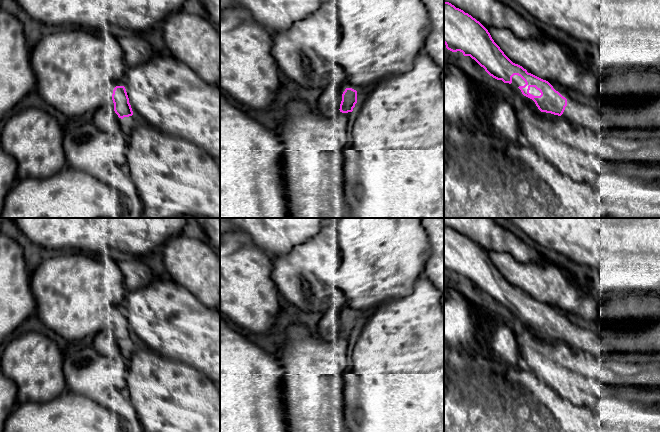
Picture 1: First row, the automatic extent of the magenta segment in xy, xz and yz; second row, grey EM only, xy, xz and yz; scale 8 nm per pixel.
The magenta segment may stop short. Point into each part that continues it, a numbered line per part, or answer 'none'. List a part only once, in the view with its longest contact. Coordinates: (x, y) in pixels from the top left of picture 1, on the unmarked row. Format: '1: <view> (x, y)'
1: yz (618, 372)

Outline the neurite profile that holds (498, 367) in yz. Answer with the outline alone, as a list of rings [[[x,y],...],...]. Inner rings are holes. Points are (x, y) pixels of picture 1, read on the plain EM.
[[[474,304],[471,306],[479,315],[477,348],[474,351],[478,351],[482,355],[493,375],[502,377],[508,384],[517,383],[521,368],[517,365],[509,365],[491,349],[490,330],[496,326],[495,319],[485,309],[478,308]]]

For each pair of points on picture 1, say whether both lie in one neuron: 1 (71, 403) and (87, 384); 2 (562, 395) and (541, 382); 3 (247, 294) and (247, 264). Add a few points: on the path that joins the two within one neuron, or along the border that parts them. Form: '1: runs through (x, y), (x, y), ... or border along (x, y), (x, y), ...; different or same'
1: border along (67, 389), (87, 395), (100, 405); different
2: runs through (557, 391), (546, 385); same
3: runs through (247, 287), (247, 271); same

